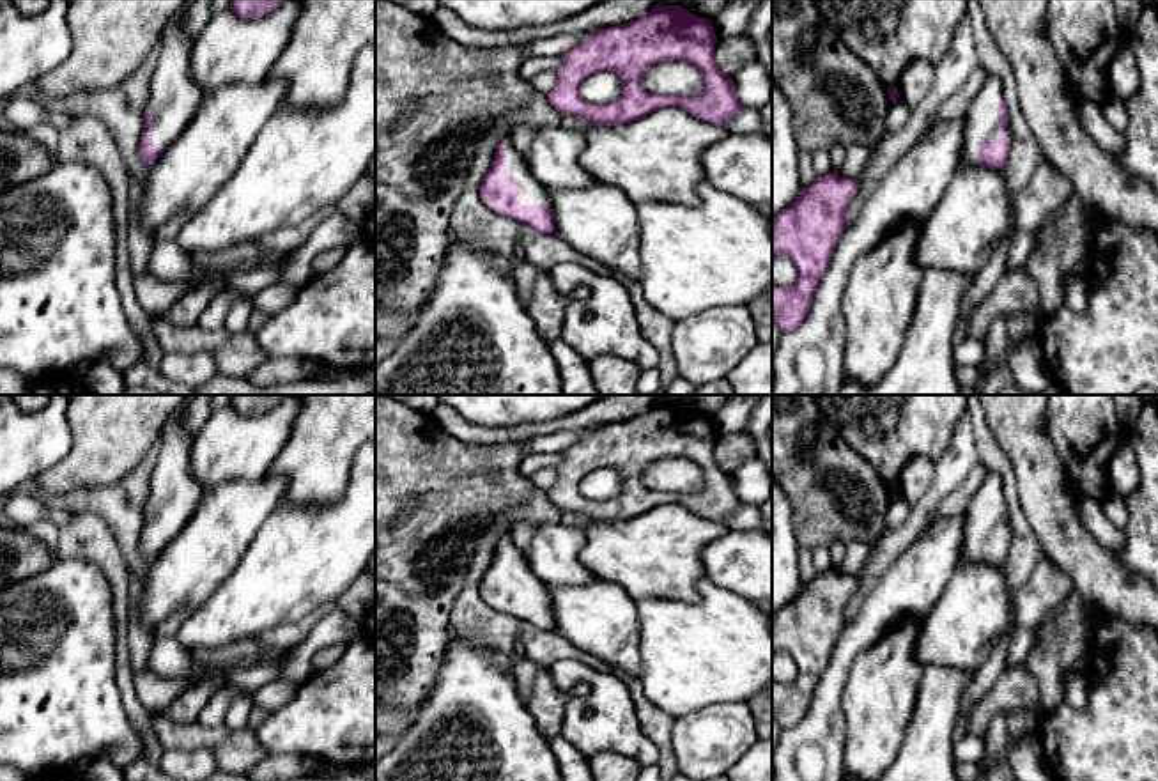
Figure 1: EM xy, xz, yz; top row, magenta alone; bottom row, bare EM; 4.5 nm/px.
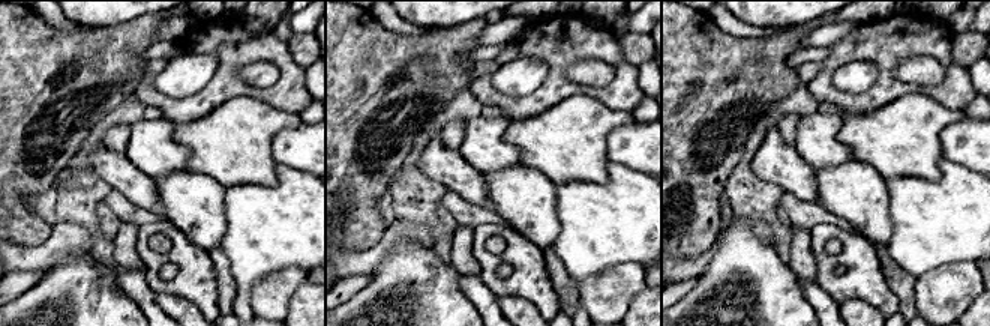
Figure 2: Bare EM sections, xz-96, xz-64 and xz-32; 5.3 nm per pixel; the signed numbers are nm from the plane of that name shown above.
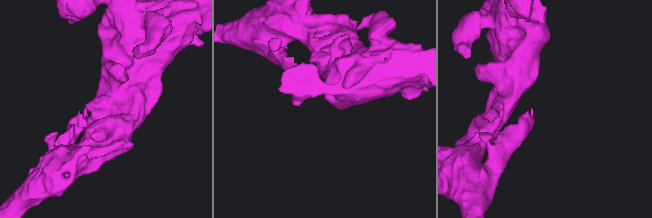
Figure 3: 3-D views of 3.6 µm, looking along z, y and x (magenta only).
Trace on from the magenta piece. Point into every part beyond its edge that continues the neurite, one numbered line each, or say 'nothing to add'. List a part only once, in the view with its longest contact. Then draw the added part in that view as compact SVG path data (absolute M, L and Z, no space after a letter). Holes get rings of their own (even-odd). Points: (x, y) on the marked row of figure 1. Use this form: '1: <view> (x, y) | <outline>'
1: xz (532, 192) | M508 136L503 138L503 152L506 156L506 177L512 177L515 184L521 186L521 204L522 205L549 205L549 189L538 182L531 174L529 166L524 163L522 156L513 149Z

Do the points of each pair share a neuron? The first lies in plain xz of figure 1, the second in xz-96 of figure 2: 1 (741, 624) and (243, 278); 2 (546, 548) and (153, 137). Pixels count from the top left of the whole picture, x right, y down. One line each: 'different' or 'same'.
1: same
2: same

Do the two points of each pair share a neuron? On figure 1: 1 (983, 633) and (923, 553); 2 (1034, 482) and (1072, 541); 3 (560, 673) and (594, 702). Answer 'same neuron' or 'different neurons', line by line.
1: different neurons
2: same neuron
3: same neuron

